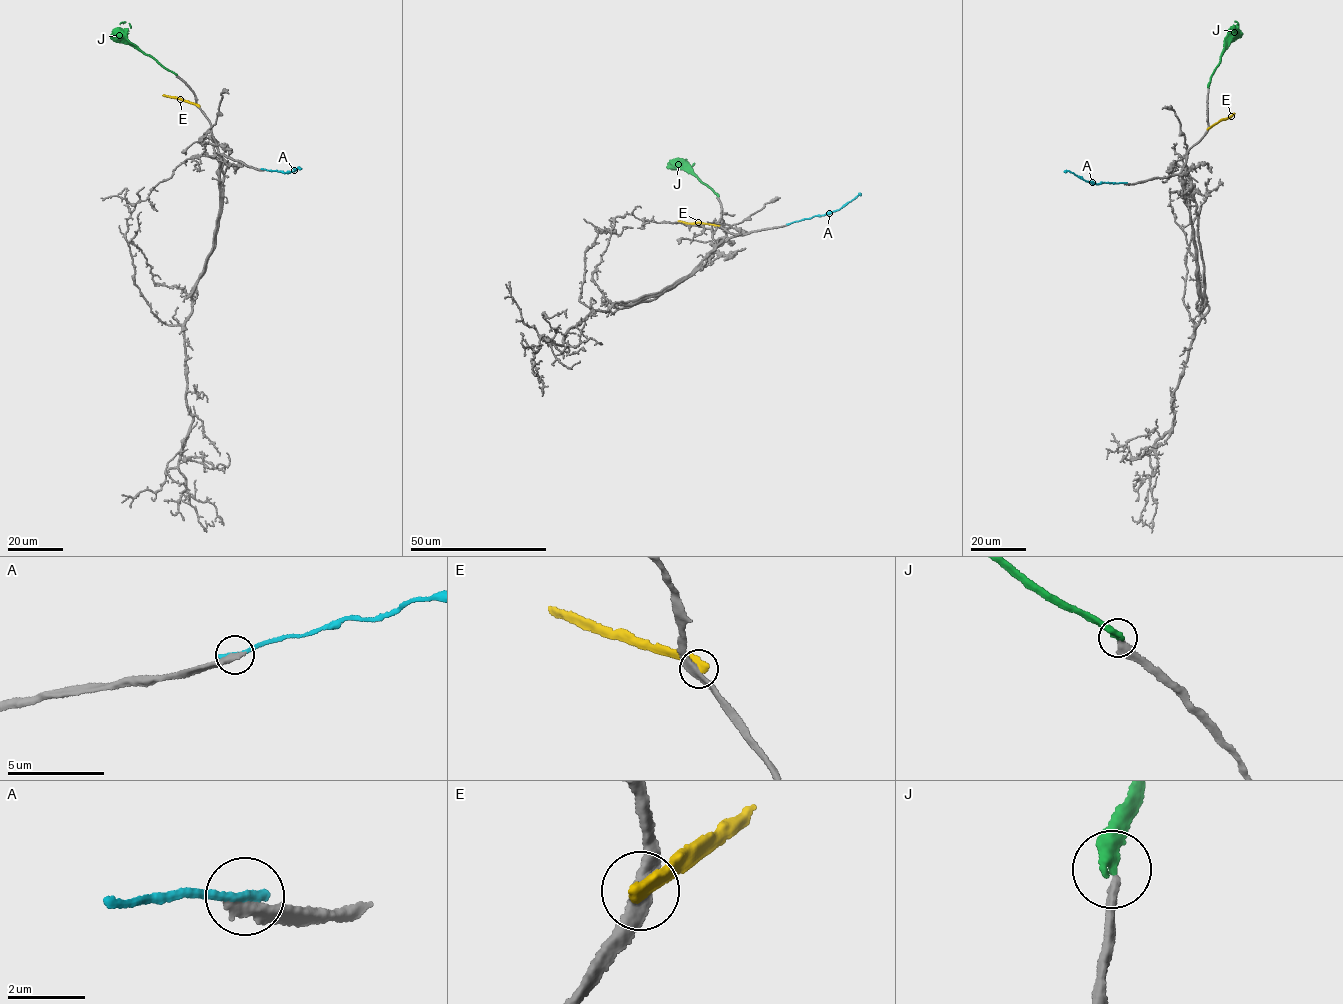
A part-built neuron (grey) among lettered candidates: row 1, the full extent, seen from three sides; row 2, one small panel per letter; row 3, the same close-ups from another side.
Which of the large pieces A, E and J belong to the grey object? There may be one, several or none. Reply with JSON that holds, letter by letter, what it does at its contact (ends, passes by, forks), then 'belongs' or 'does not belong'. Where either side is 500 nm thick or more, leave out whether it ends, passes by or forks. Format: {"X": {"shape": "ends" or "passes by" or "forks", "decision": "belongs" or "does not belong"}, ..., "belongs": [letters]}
{"A": {"shape": "ends", "decision": "does not belong"}, "E": {"shape": "ends", "decision": "does not belong"}, "J": {"shape": "ends", "decision": "does not belong"}, "belongs": []}

